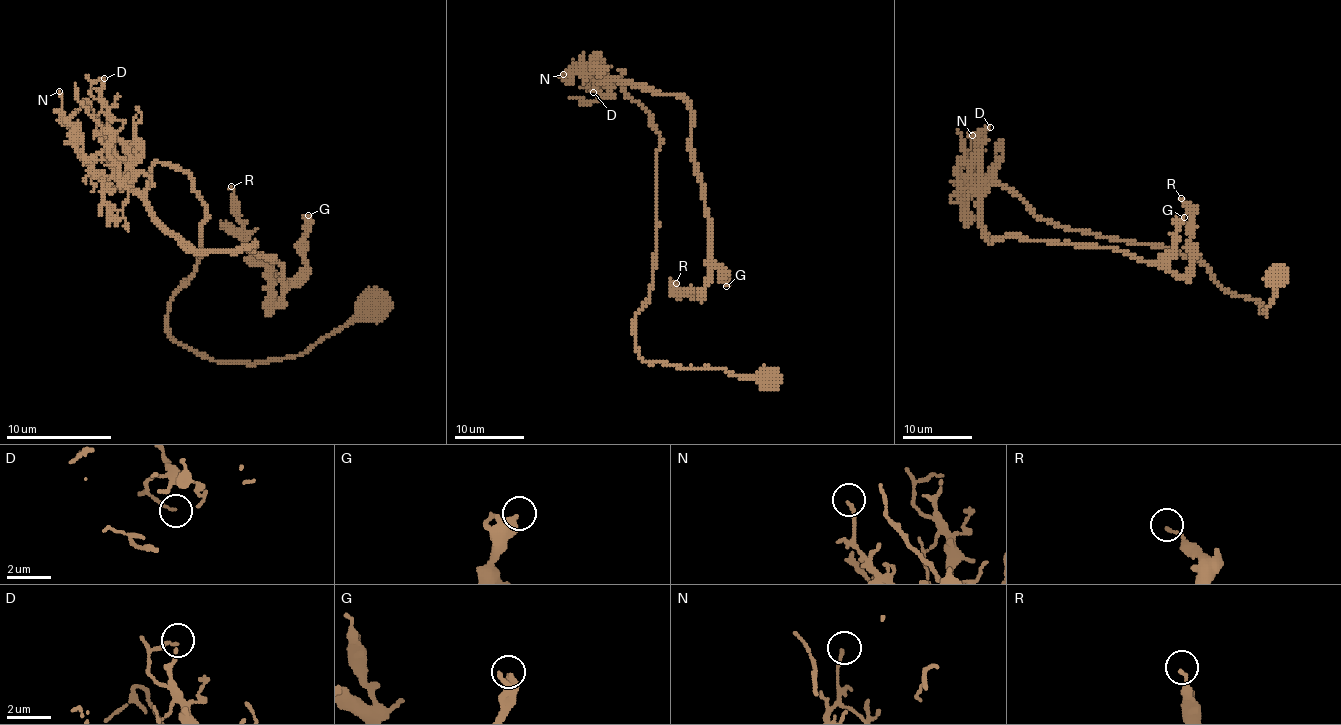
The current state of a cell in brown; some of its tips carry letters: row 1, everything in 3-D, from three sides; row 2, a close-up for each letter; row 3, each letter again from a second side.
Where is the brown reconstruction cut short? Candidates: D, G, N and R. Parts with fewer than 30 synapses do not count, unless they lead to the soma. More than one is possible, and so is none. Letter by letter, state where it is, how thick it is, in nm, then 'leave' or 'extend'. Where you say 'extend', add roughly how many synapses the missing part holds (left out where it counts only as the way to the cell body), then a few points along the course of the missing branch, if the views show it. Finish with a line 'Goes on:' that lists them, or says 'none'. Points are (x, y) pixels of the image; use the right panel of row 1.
D: (990, 127) | 130 nm | leave
G: (1184, 217) | 420 nm | leave
N: (972, 135) | 130 nm | leave
R: (1181, 198) | 130 nm | leave
Goes on: none

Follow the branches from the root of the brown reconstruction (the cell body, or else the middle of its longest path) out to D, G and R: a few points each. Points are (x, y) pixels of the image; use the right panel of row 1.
D: (1276, 276), (1264, 314), (1167, 248), (1050, 224), (995, 182), (979, 201), (972, 167), (990, 127)
G: (1276, 276), (1264, 314), (1196, 260), (1050, 224), (1000, 184), (979, 205), (990, 240), (1153, 262), (1184, 217)
R: (1276, 276), (1264, 314), (1196, 260), (1050, 224), (995, 182), (979, 224), (1184, 276), (1181, 198)

